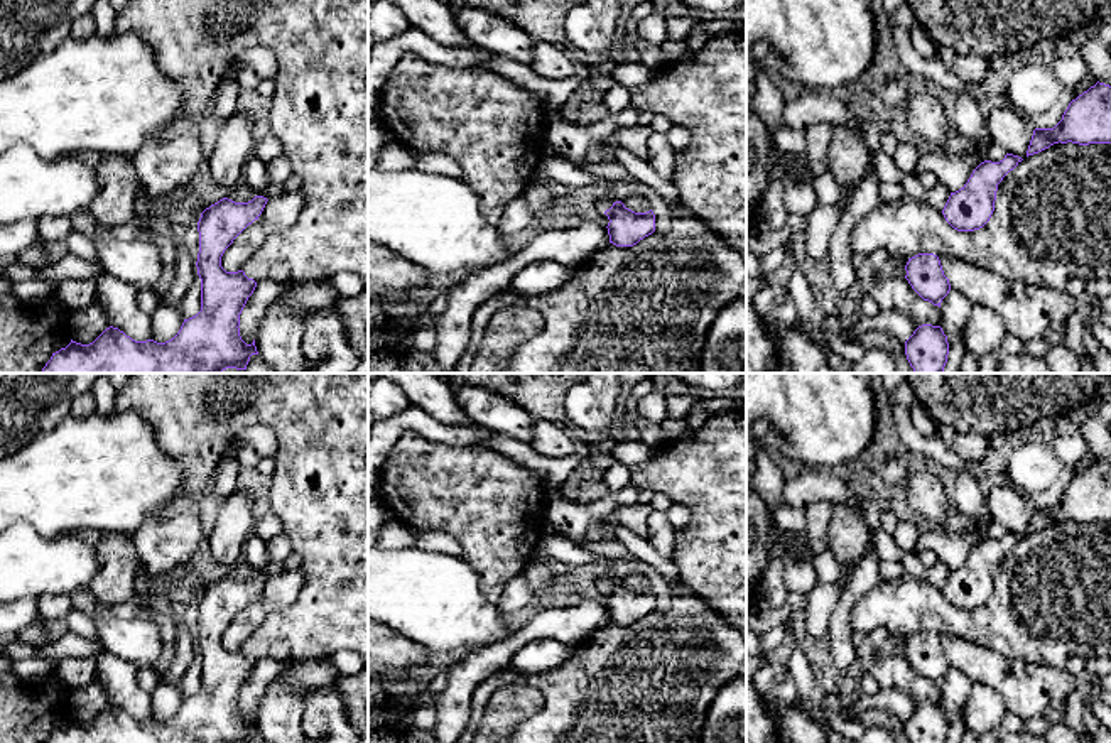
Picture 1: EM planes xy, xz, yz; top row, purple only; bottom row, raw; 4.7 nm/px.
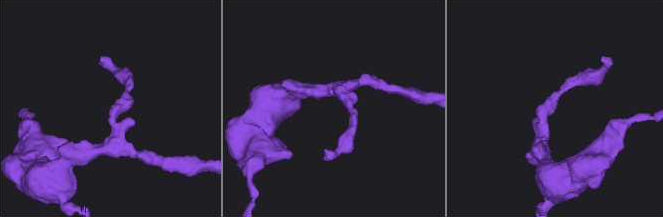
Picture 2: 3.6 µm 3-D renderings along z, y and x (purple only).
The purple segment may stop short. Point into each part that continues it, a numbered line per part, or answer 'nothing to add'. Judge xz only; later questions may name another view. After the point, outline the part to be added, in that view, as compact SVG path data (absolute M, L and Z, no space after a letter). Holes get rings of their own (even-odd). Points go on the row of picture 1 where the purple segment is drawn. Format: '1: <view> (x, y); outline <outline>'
1: xz (606, 201); outline M606 194L603 199L598 201L596 204L596 213L604 213L606 209L610 209L616 201Z

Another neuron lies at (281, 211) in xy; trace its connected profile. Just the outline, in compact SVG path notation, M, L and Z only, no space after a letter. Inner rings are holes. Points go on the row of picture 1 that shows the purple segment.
M282 193L270 198L262 214L225 250L221 267L226 272L241 270L268 236L284 233L297 221L302 208L301 193Z

